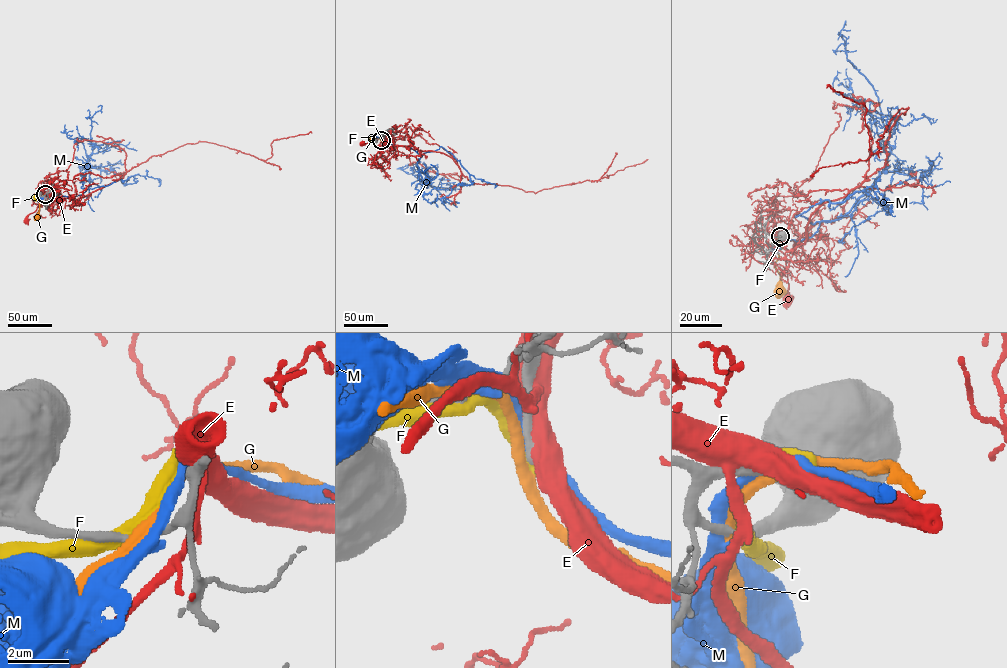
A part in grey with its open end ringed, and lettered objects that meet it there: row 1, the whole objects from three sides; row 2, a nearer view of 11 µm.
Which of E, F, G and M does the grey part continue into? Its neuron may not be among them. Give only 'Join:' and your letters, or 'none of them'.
Join: none of them

